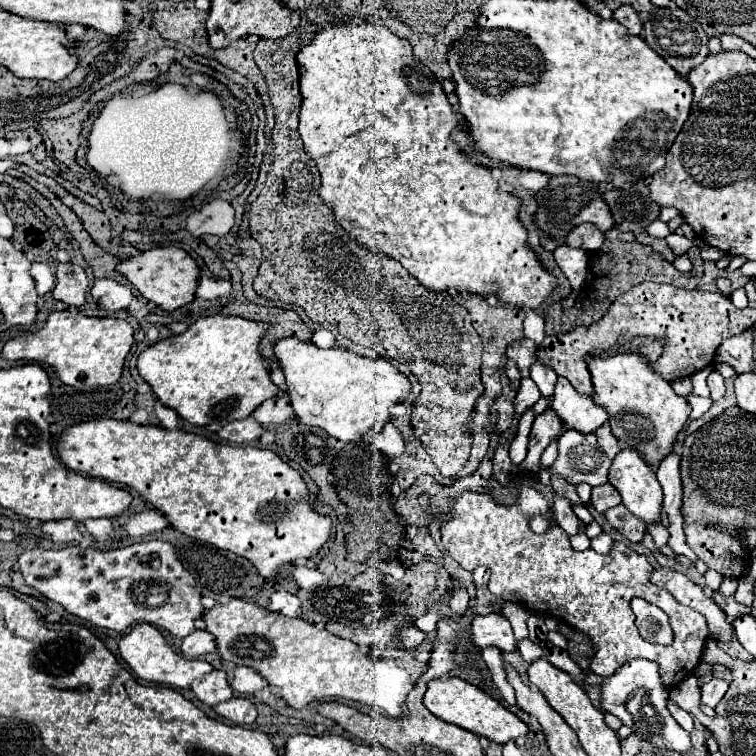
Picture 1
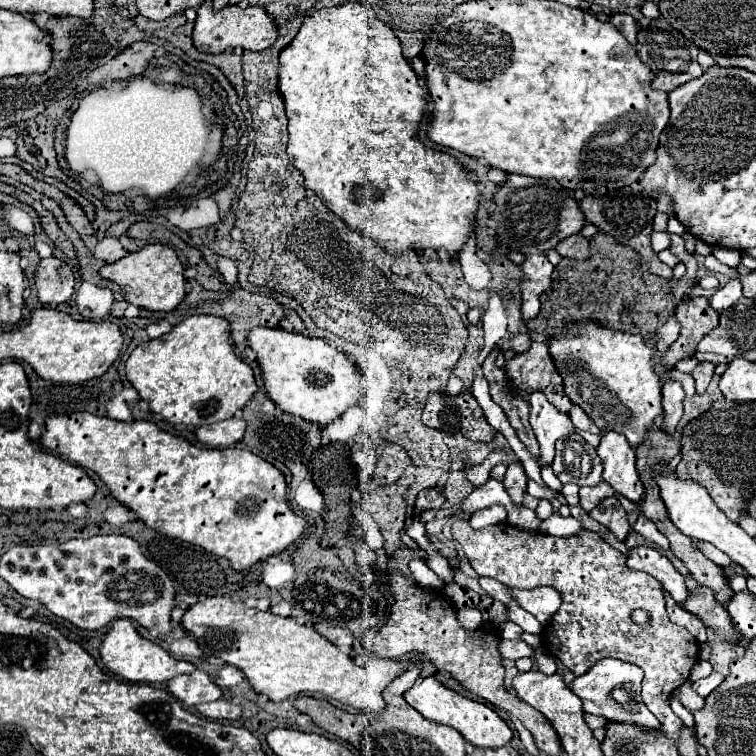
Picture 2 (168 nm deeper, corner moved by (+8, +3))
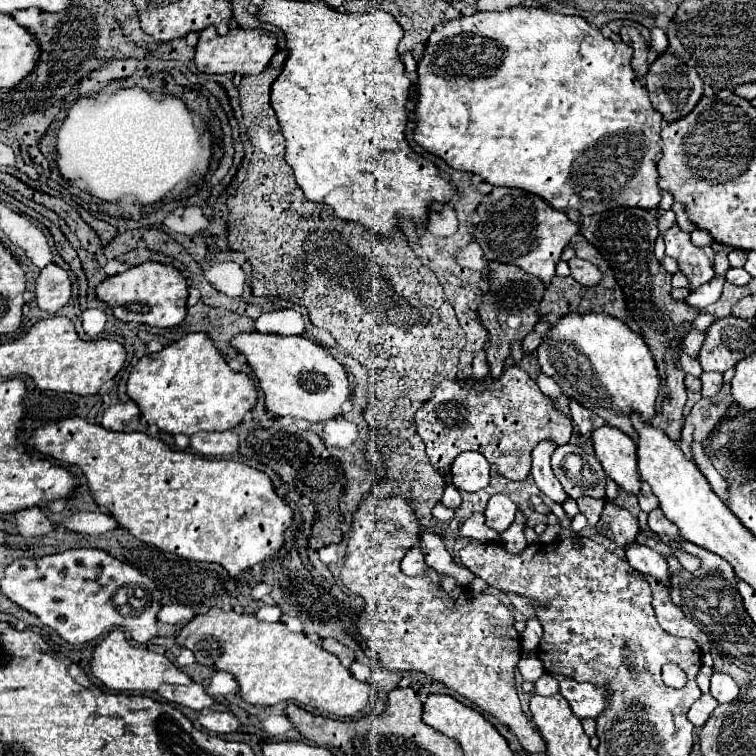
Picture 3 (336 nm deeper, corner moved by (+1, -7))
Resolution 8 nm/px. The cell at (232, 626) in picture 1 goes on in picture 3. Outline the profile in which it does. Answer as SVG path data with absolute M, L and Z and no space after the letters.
M209 608L209 612L195 616L183 626L177 634L177 644L189 648L199 664L231 672L239 682L243 700L255 706L295 700L339 718L355 718L369 708L371 696L377 694L375 686L359 682L337 656L313 644L305 634L291 632L281 622L261 622L253 614Z

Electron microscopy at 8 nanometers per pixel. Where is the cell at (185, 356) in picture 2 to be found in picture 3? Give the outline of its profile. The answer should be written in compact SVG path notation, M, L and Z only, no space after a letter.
M187 334L185 338L165 346L157 354L143 356L137 366L131 370L127 380L127 394L141 408L141 416L149 424L157 424L159 430L169 434L187 434L193 436L197 432L223 432L233 430L247 412L257 404L257 388L255 382L245 372L235 372L229 368L227 360L211 346L211 338L207 334Z

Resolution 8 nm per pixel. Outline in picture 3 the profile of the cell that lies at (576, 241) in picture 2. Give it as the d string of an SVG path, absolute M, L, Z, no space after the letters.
M571 258L569 262L569 268L571 268L571 276L577 280L577 282L581 282L581 284L585 284L585 286L595 286L599 280L601 280L601 270L595 266L595 264L591 264L591 262L587 262L587 260L581 260L581 258Z

